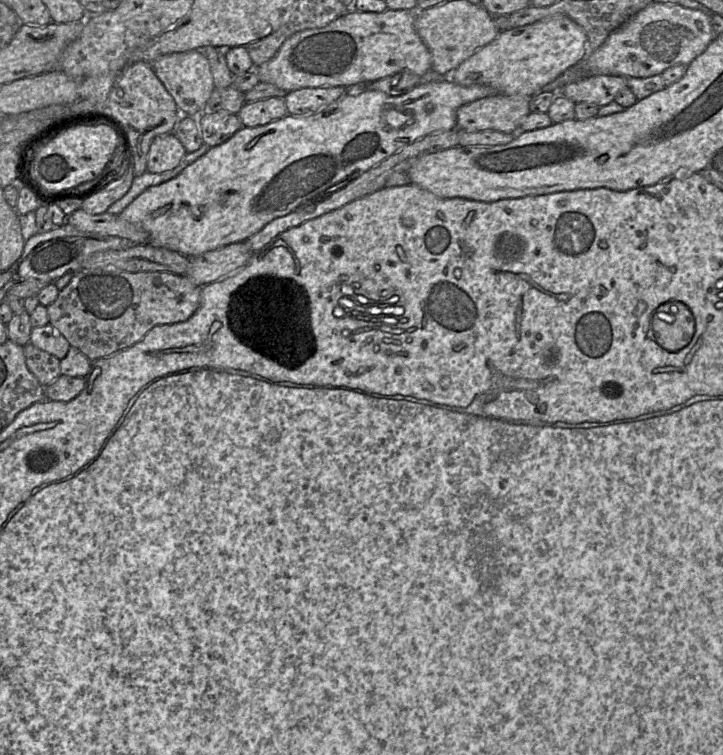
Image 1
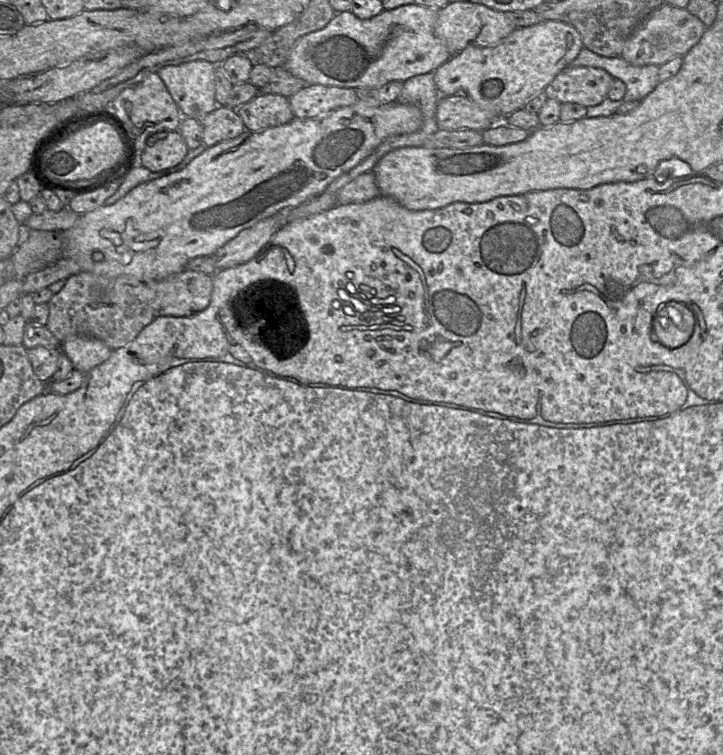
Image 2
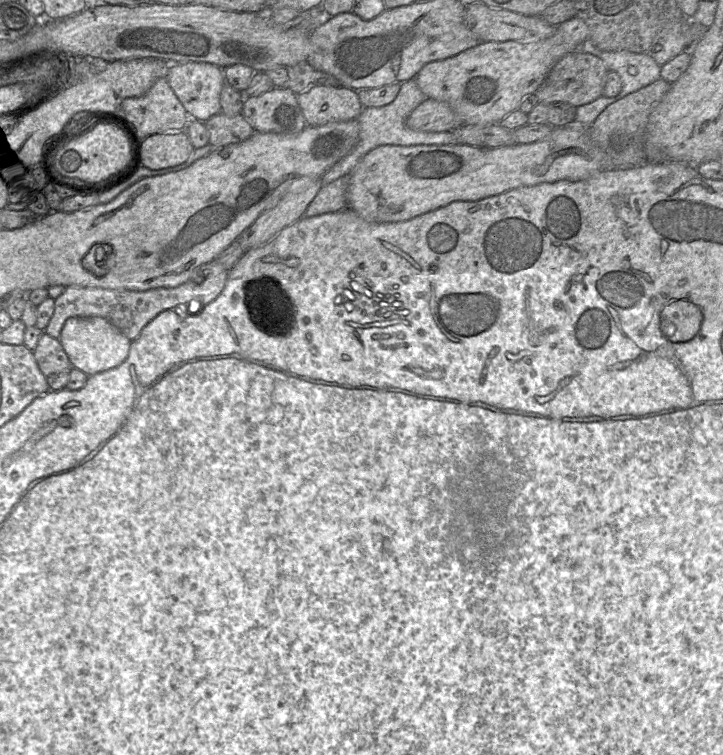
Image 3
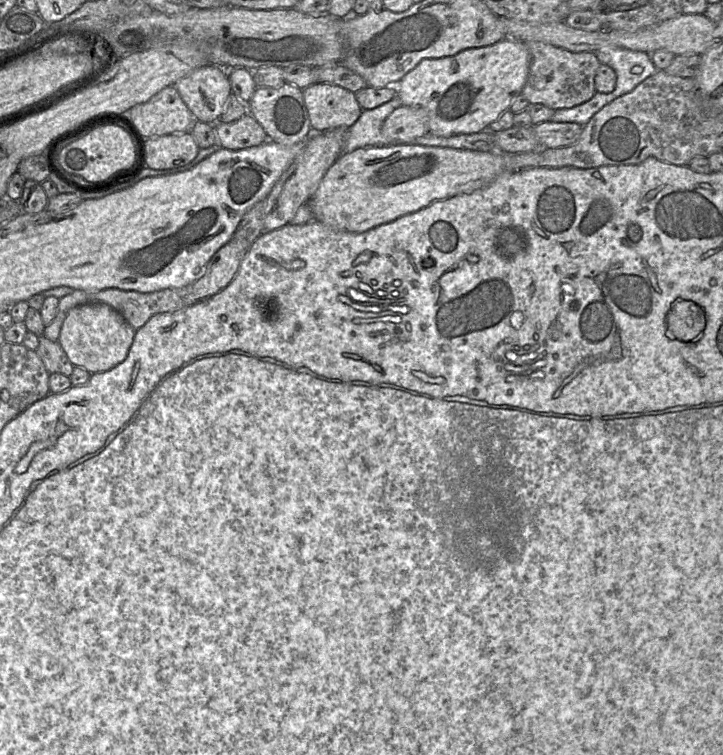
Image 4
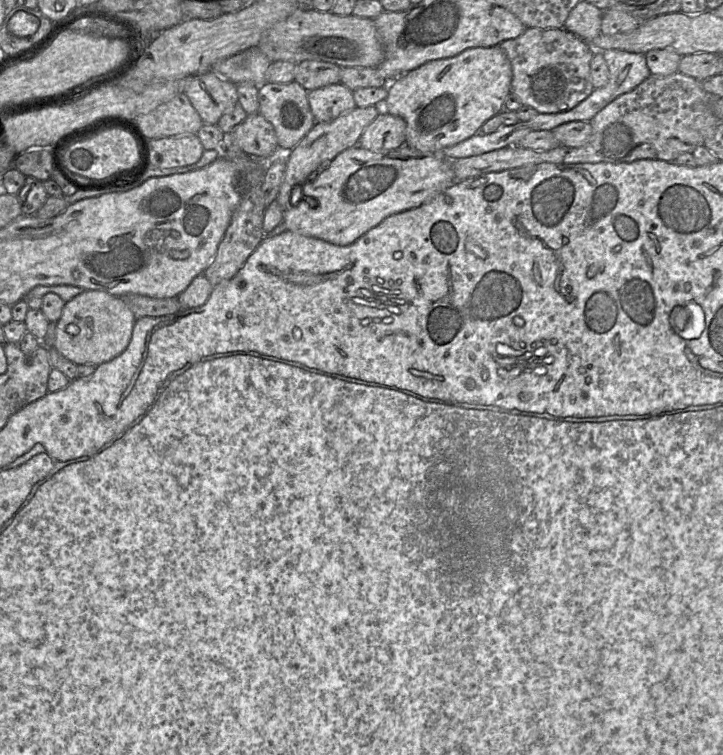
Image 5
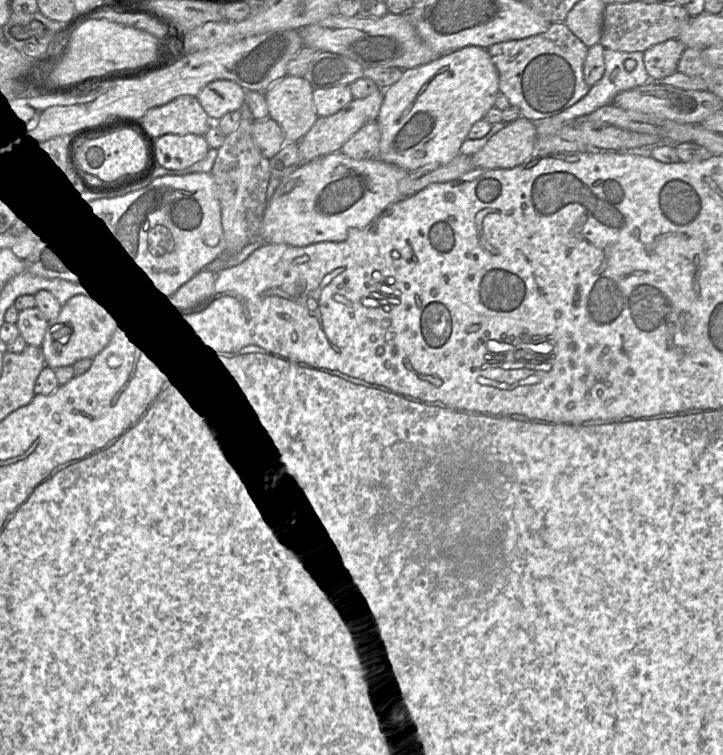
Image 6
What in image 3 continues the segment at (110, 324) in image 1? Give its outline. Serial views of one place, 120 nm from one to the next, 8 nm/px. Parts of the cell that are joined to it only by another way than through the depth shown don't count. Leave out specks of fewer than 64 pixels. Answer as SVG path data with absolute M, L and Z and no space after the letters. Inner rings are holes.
M217 260L203 264L192 274L191 278L172 288L156 288L146 291L114 290L97 287L66 287L64 293L55 299L53 316L43 331L53 338L60 338L63 326L71 317L102 317L114 325L131 341L135 340L142 329L163 311L186 309L195 313L204 305L213 302L224 290L228 272Z

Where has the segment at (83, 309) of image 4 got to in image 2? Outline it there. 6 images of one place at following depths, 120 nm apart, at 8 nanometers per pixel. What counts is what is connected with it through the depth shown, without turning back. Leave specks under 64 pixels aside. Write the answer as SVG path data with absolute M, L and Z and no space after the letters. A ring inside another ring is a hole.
M69 337L61 343L61 351L66 354L74 369L83 374L105 362L112 350L101 340L89 337Z

